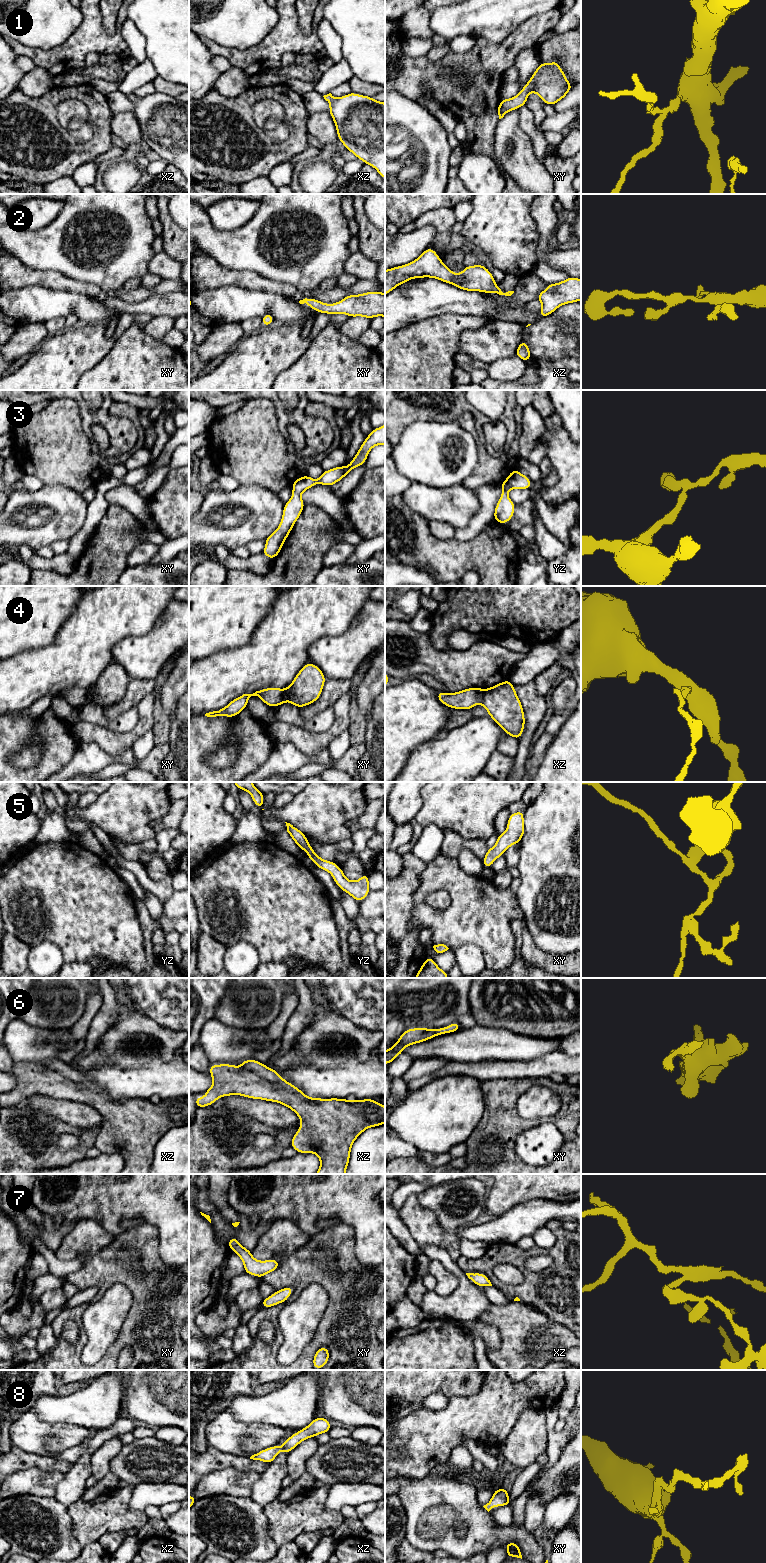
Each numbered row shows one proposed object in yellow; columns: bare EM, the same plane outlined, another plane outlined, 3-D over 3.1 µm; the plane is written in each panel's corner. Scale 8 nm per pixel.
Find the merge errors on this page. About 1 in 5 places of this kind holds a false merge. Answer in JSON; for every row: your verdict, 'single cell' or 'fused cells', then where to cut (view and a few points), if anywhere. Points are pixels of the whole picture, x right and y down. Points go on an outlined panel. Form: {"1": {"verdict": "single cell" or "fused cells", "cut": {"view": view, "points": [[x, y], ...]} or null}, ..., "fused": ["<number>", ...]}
{"1": {"verdict": "single cell", "cut": null}, "2": {"verdict": "single cell", "cut": null}, "3": {"verdict": "single cell", "cut": null}, "4": {"verdict": "fused cells", "cut": {"view": "xz", "points": [[484, 689], [480, 703]]}}, "5": {"verdict": "single cell", "cut": null}, "6": {"verdict": "single cell", "cut": null}, "7": {"verdict": "single cell", "cut": null}, "8": {"verdict": "single cell", "cut": null}, "fused": ["4"]}

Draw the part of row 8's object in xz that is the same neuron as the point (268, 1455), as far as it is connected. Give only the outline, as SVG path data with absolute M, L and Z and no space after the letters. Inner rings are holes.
M316 1417L307 1427L291 1435L281 1447L278 1445L269 1447L252 1455L250 1459L263 1461L270 1464L274 1461L280 1451L290 1453L298 1444L303 1442L305 1439L316 1437L321 1433L329 1432L331 1428L332 1427L327 1418Z

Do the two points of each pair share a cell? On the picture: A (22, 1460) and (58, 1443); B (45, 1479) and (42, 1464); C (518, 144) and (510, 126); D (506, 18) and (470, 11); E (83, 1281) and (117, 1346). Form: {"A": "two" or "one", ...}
{"A": "two", "B": "two", "C": "one", "D": "one", "E": "one"}

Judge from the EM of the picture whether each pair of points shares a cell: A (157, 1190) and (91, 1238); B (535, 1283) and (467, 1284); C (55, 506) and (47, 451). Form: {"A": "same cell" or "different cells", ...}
{"A": "different cells", "B": "different cells", "C": "different cells"}

